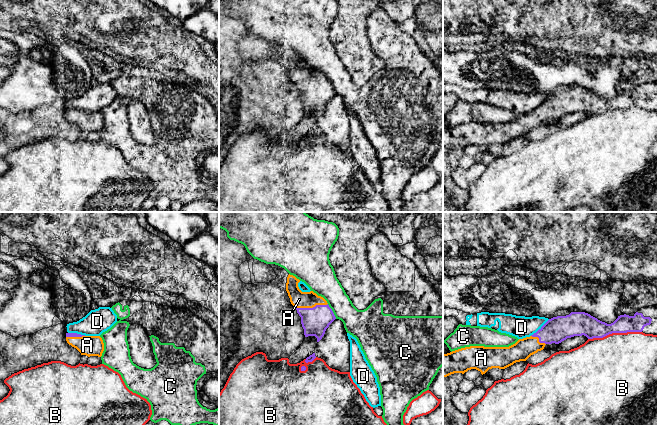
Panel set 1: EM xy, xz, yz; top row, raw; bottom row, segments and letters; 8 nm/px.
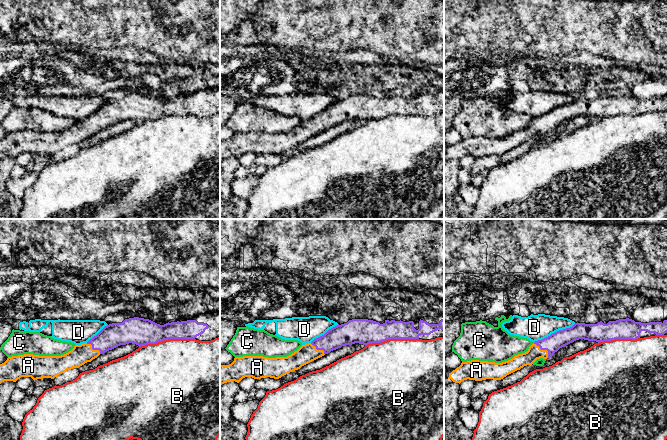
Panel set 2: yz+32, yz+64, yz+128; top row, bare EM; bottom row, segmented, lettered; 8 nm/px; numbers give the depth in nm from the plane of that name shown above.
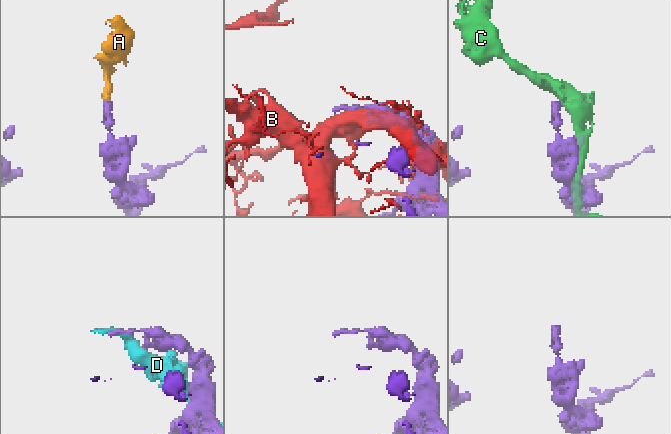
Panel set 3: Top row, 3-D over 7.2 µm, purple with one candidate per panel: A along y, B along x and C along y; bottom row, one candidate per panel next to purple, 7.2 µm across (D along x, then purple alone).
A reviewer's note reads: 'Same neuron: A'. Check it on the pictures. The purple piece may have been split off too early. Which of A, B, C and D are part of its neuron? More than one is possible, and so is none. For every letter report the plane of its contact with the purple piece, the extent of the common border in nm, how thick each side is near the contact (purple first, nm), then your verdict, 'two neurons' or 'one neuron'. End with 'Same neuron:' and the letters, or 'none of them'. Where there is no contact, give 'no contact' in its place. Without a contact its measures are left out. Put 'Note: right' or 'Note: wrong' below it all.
A: xz | 260 nm | 220/140 nm | one neuron
B: yz | 440 nm | 180/480 nm | two neurons
C: xz | 140 nm | 220/220 nm | two neurons
D: yz | 200 nm | 200/180 nm | two neurons
Same neuron: A
Note: right

